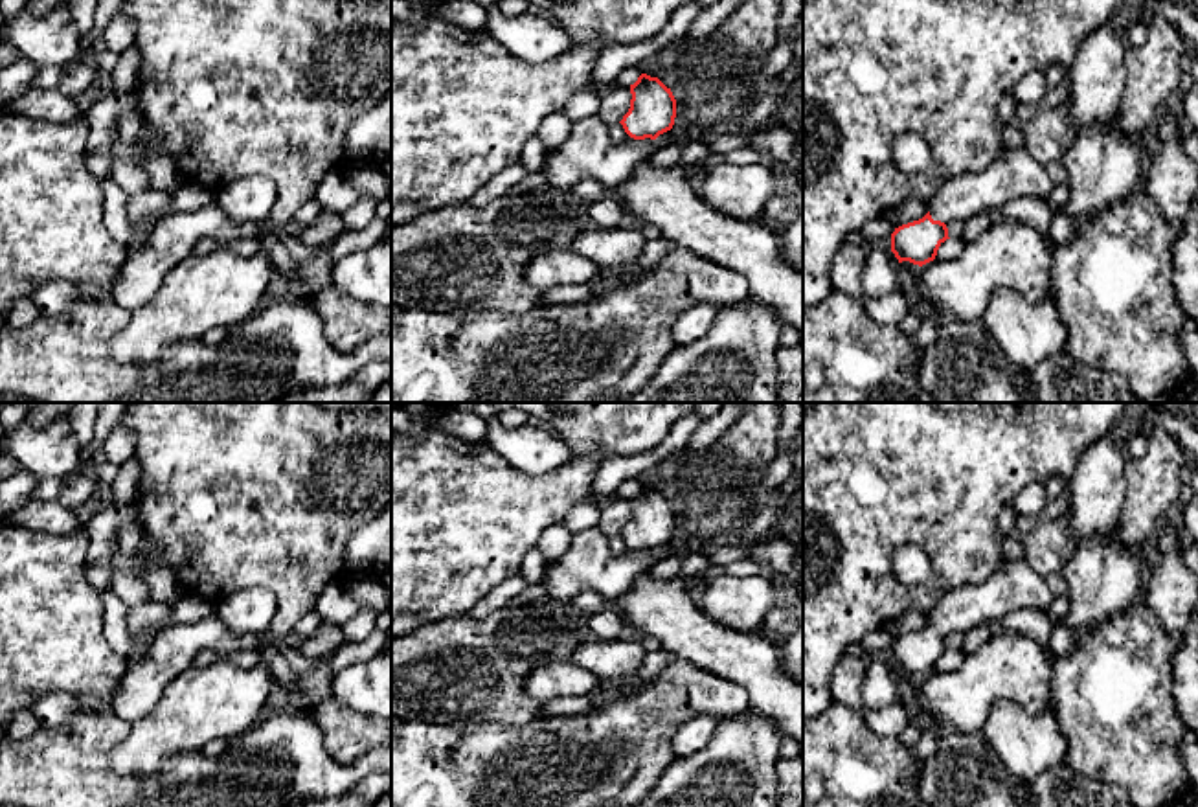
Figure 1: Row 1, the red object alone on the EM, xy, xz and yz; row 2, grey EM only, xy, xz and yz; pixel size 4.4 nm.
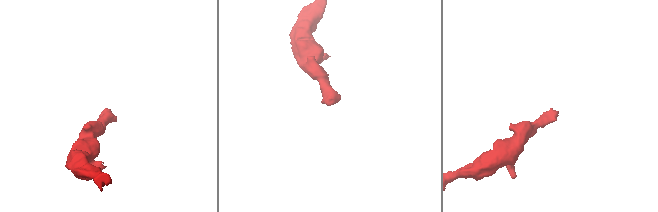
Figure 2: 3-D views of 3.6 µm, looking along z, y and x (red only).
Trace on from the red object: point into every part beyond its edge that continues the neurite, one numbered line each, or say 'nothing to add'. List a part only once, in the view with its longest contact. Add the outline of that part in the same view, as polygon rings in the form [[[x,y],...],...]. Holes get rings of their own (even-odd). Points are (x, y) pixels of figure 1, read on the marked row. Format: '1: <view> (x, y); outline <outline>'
1: yz (1015, 173); outline [[[1027,147],[1005,149],[987,169],[943,182],[928,200],[933,221],[966,222],[978,213],[994,213],[1012,199],[1045,199],[1055,182]]]

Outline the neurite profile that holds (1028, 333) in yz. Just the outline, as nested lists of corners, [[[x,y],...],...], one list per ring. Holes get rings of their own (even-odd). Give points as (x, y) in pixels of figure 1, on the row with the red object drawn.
[[[1012,289],[992,294],[981,325],[1009,364],[1022,373],[1064,351],[1068,342],[1068,331],[1051,298],[1033,303]]]

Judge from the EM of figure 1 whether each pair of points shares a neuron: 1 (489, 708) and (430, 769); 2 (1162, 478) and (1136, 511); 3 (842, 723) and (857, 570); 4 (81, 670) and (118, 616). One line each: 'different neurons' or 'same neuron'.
1: different neurons
2: same neuron
3: different neurons
4: different neurons

